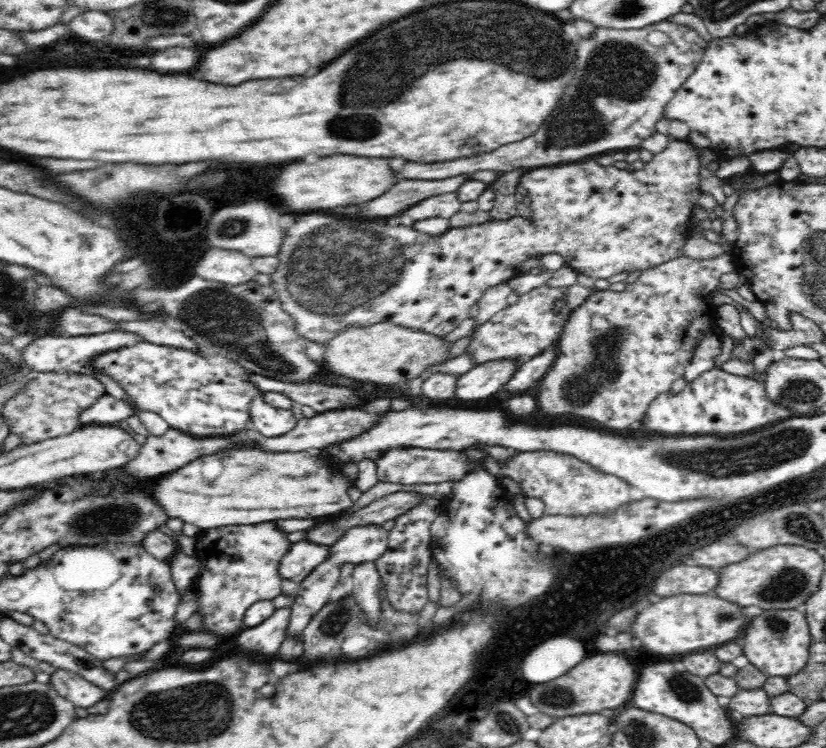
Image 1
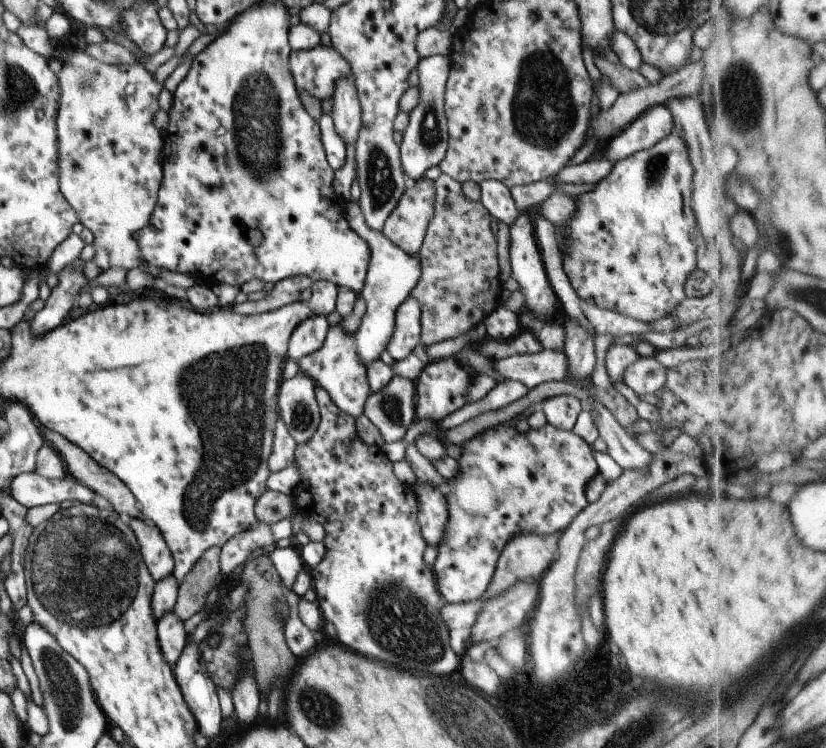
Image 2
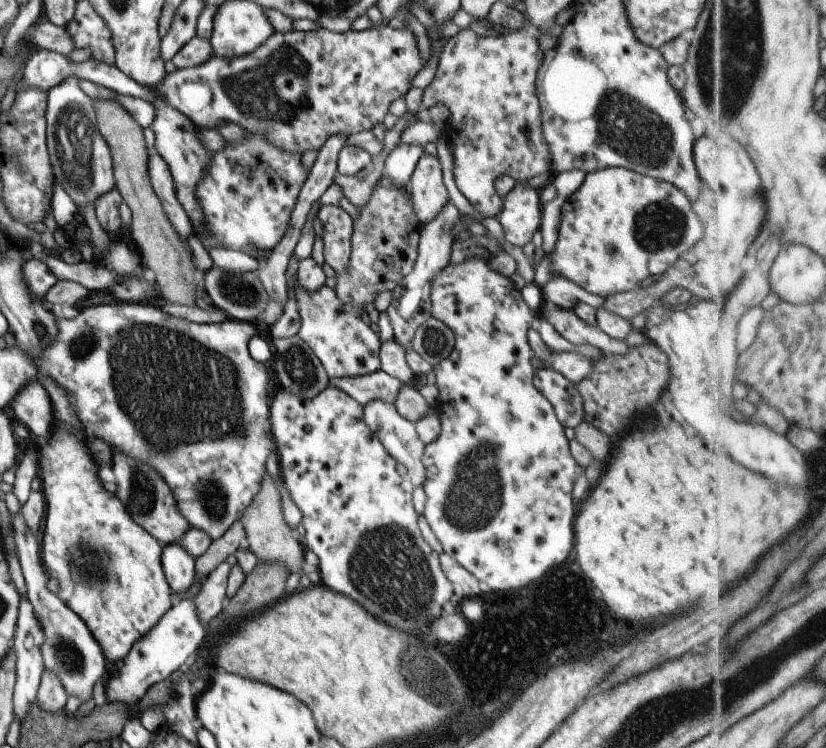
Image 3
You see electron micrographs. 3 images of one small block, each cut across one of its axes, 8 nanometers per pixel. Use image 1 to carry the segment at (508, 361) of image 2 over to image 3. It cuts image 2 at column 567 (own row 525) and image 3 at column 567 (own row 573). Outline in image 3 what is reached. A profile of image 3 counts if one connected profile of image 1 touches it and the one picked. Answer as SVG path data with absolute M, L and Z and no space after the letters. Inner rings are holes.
M541 304L540 320L550 322L568 342L574 344L592 344L604 352L624 355L631 350L623 340L616 340L602 332L598 326L582 321L572 310L556 308L554 304Z

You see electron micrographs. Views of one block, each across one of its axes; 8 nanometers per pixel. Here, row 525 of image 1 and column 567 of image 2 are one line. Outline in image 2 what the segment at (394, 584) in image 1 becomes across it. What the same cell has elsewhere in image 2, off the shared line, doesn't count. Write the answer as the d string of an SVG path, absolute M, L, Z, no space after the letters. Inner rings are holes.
M554 396L543 402L543 416L547 422L557 430L572 431L577 422L579 413L583 410L582 404L574 396Z

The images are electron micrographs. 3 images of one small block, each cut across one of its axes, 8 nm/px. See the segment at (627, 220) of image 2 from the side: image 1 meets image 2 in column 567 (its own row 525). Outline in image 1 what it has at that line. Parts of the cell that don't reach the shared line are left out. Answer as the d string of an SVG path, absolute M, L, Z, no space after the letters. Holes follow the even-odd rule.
M272 521L256 525L220 526L218 528L200 531L196 540L194 557L200 562L198 581L198 610L204 616L204 630L218 635L223 640L230 640L246 629L243 616L246 609L259 600L272 600L282 594L282 577L278 567L284 554L288 554L292 543L285 532L279 531L277 524Z

